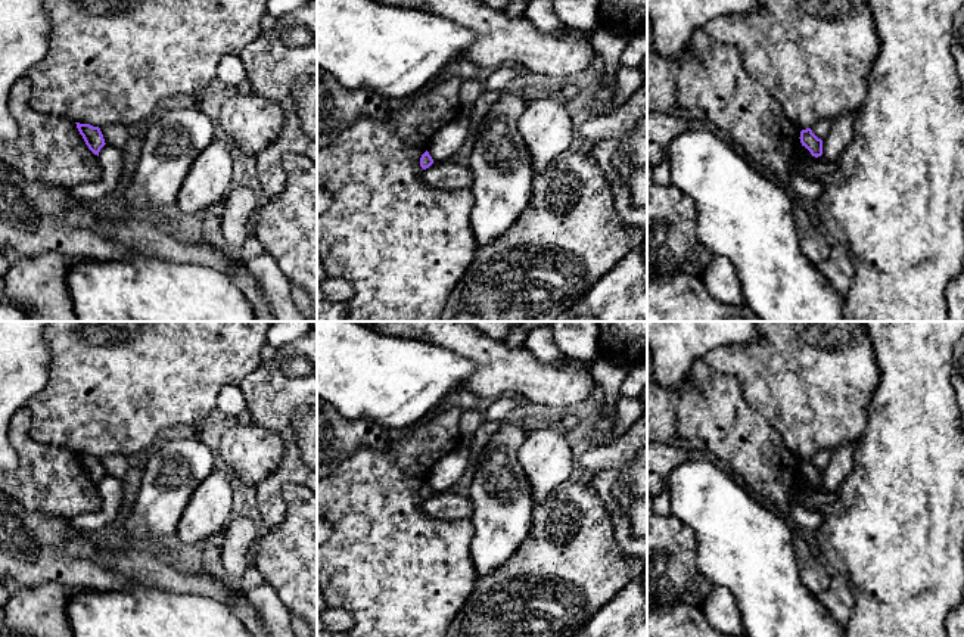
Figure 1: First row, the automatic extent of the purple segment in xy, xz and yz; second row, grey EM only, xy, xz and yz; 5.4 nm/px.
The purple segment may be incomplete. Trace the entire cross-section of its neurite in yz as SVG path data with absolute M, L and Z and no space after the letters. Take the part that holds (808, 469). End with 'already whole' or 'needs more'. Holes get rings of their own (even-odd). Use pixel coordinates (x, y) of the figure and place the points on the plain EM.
M811 459L802 460L799 469L812 487L818 488L822 485L822 470L818 469Z; already whole

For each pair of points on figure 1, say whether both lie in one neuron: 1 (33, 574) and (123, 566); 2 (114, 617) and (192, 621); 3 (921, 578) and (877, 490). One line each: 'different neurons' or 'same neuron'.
1: same neuron
2: same neuron
3: same neuron

